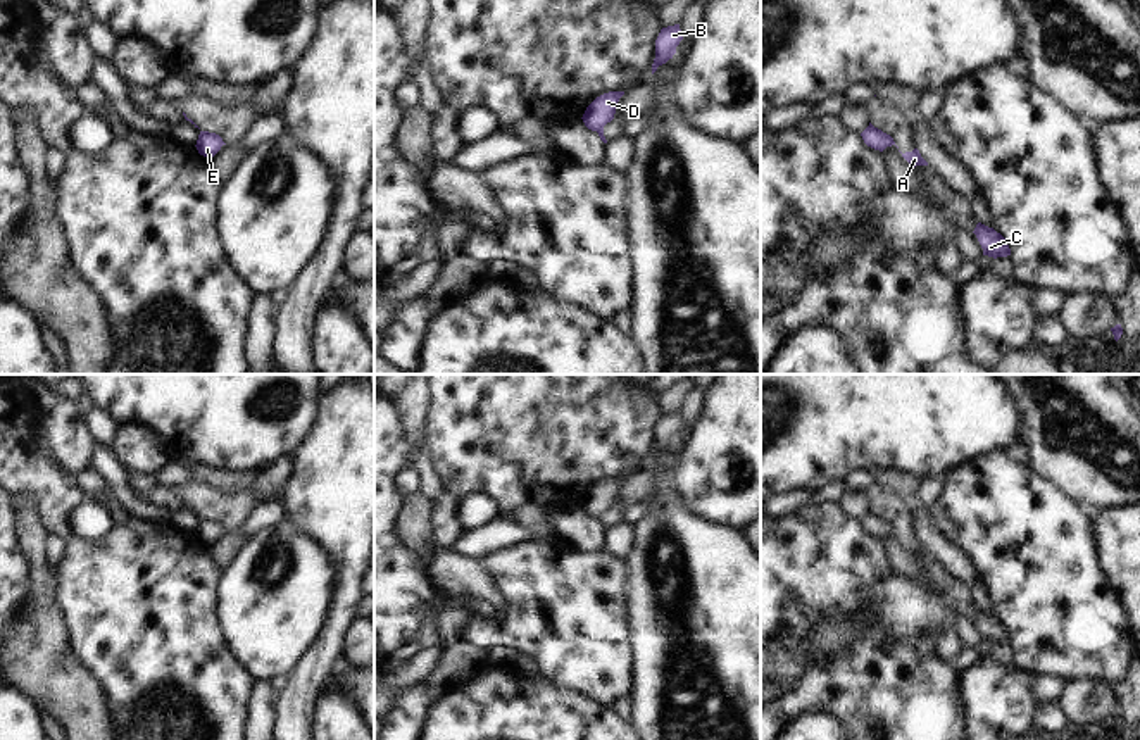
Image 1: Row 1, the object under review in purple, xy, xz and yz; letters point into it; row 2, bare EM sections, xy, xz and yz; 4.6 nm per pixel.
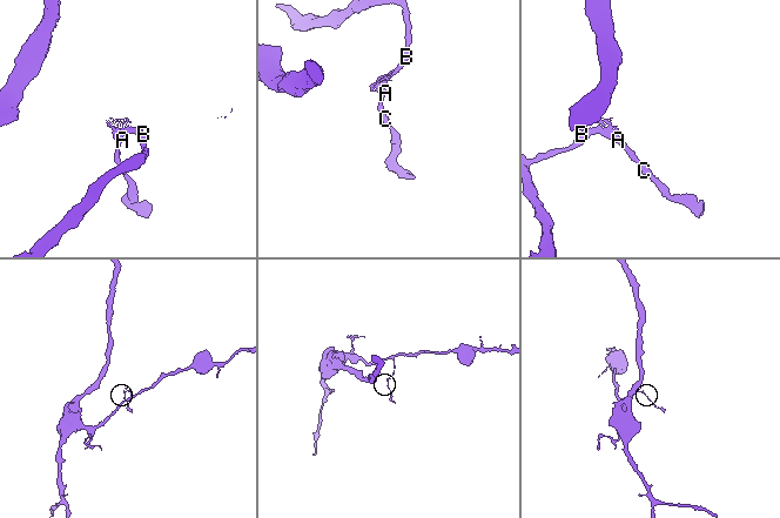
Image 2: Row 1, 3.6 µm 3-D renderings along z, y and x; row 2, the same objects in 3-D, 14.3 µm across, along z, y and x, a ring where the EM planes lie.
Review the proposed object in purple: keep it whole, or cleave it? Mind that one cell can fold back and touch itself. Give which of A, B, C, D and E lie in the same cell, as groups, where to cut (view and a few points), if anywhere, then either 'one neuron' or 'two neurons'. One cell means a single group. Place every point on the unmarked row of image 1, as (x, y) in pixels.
A C / B D E; cut in xz along (602, 513), (597, 518); two neurons

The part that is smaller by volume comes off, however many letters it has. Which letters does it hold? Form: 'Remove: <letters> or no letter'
Remove: A, C

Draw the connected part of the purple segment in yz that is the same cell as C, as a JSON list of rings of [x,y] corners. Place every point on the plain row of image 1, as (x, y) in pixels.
[[[978,609],[973,619],[976,621],[983,635],[983,642],[988,642],[993,645],[1011,642],[1011,635],[1005,624],[1000,619],[997,619],[993,614],[988,614]]]

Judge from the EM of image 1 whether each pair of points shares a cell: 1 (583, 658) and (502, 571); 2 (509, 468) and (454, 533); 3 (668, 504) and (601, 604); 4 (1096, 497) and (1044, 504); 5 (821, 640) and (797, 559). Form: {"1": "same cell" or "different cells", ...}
{"1": "same cell", "2": "different cells", "3": "different cells", "4": "different cells", "5": "same cell"}

